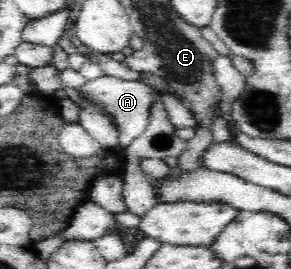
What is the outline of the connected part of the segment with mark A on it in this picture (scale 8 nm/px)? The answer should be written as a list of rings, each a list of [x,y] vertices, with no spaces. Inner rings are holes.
[[[108,75],[90,80],[75,88],[88,102],[101,107],[113,119],[112,122],[117,125],[119,131],[122,149],[146,129],[150,106],[154,100],[158,100],[156,91],[150,85],[139,81],[118,79],[118,77],[108,77]]]

